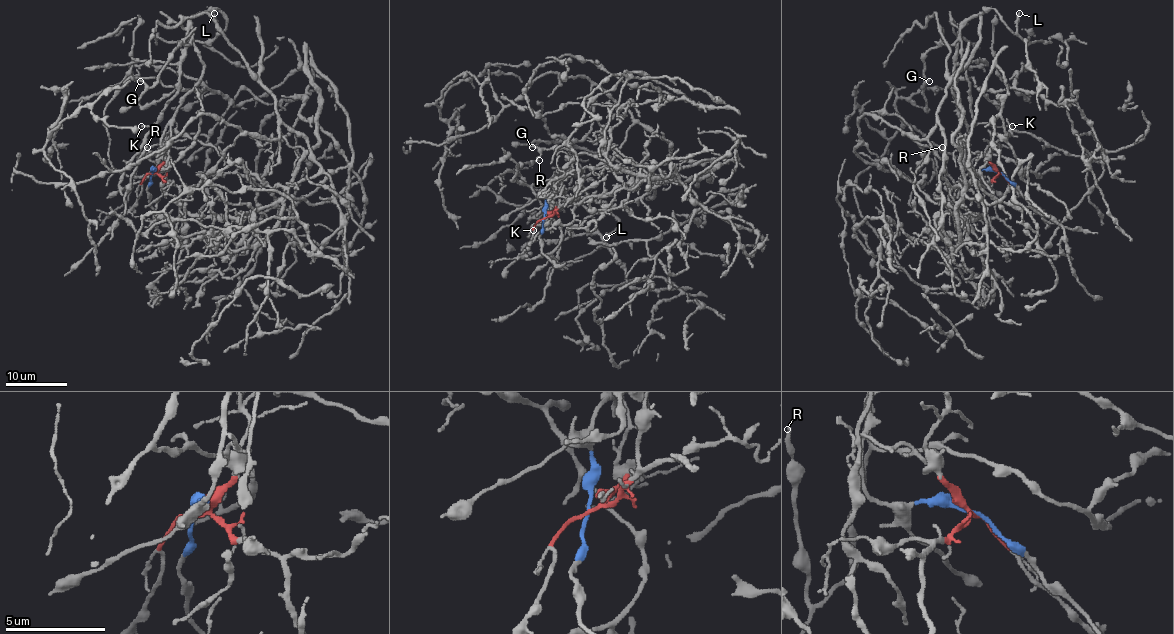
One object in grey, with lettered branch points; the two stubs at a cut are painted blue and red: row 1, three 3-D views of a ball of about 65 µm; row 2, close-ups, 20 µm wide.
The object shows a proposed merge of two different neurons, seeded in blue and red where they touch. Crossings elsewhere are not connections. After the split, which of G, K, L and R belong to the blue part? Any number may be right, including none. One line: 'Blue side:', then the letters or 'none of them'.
Blue side: G, K, L, R

